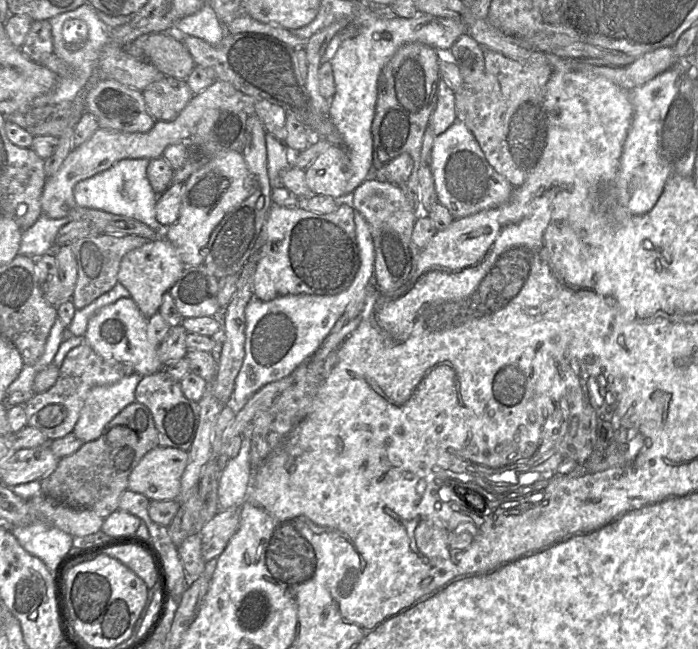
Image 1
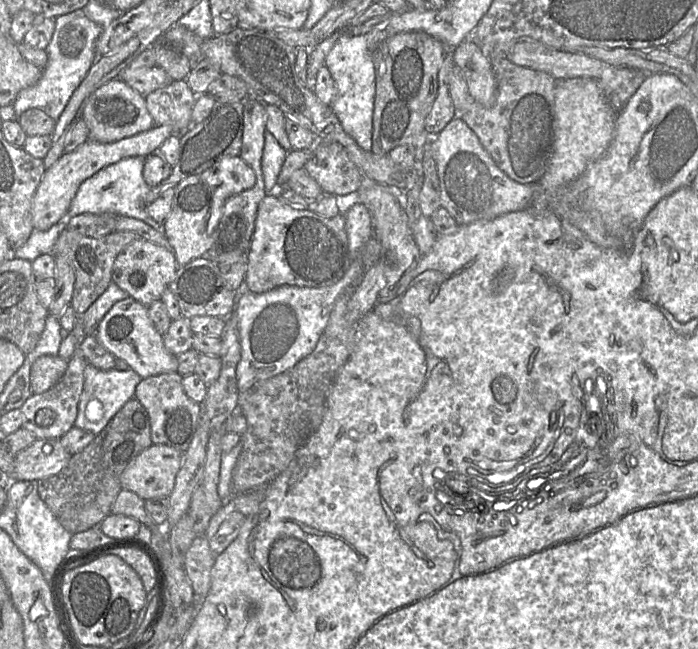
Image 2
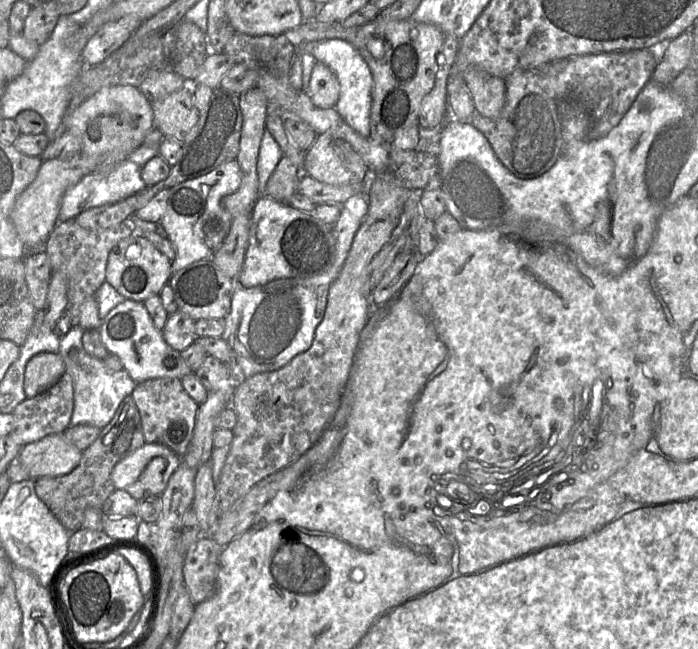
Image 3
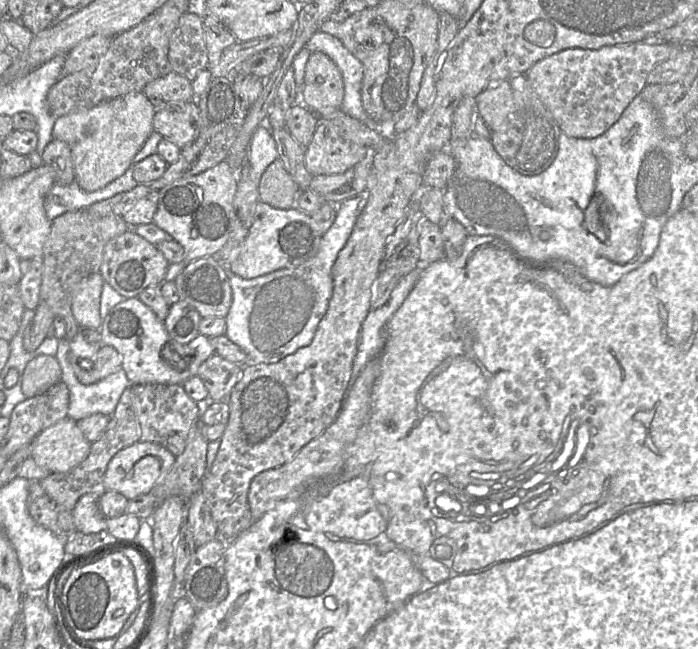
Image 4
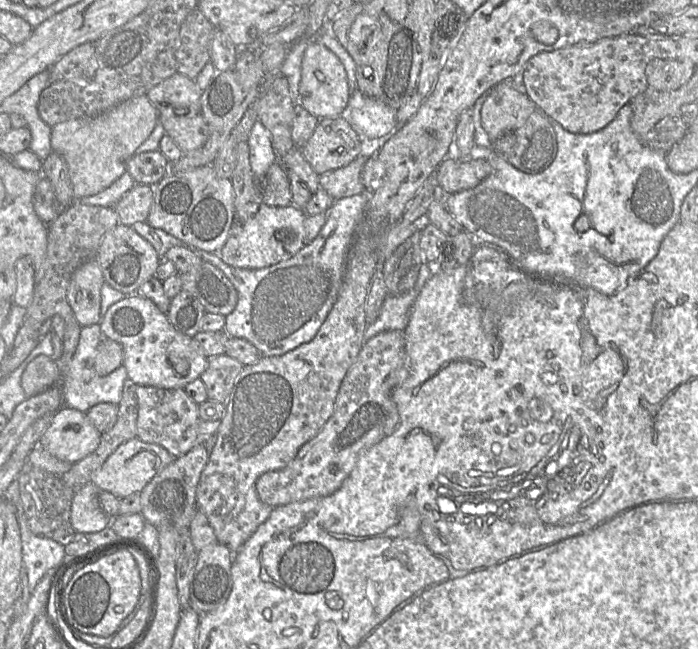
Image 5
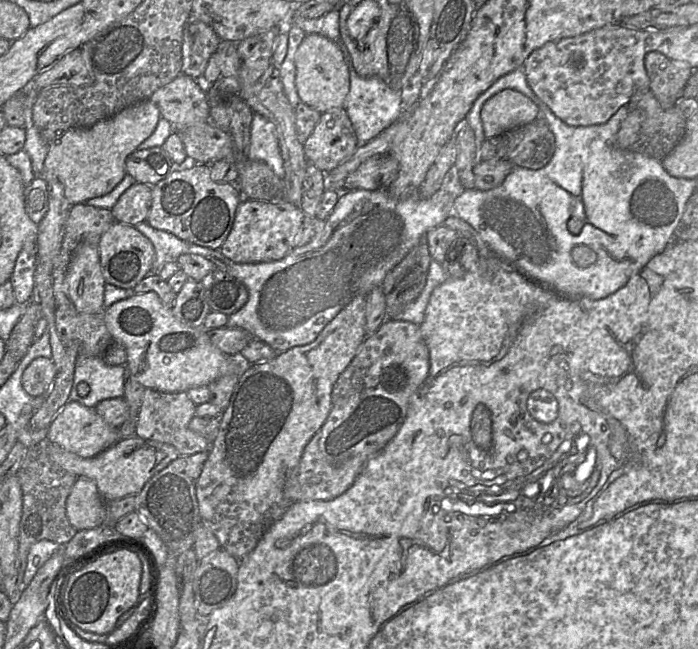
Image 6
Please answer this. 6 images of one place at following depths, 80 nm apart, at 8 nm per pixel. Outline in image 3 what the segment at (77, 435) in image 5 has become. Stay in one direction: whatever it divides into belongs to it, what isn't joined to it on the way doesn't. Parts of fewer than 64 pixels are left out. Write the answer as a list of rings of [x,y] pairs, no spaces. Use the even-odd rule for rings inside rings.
[[[57,433],[23,446],[18,460],[30,479],[38,479],[71,472],[79,464],[82,452],[64,433]]]

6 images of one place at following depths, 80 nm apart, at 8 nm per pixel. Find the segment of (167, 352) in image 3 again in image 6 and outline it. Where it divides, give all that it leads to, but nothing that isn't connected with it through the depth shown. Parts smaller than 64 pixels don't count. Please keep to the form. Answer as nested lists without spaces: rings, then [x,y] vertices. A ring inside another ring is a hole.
[[[153,291],[133,294],[113,303],[105,308],[102,317],[113,342],[119,342],[125,347],[126,367],[145,388],[162,392],[186,392],[193,387],[208,386],[226,375],[237,374],[241,376],[251,366],[240,353],[225,354],[213,345],[207,330],[203,327],[192,328],[182,324],[175,318],[172,310],[162,304],[159,296]]]

